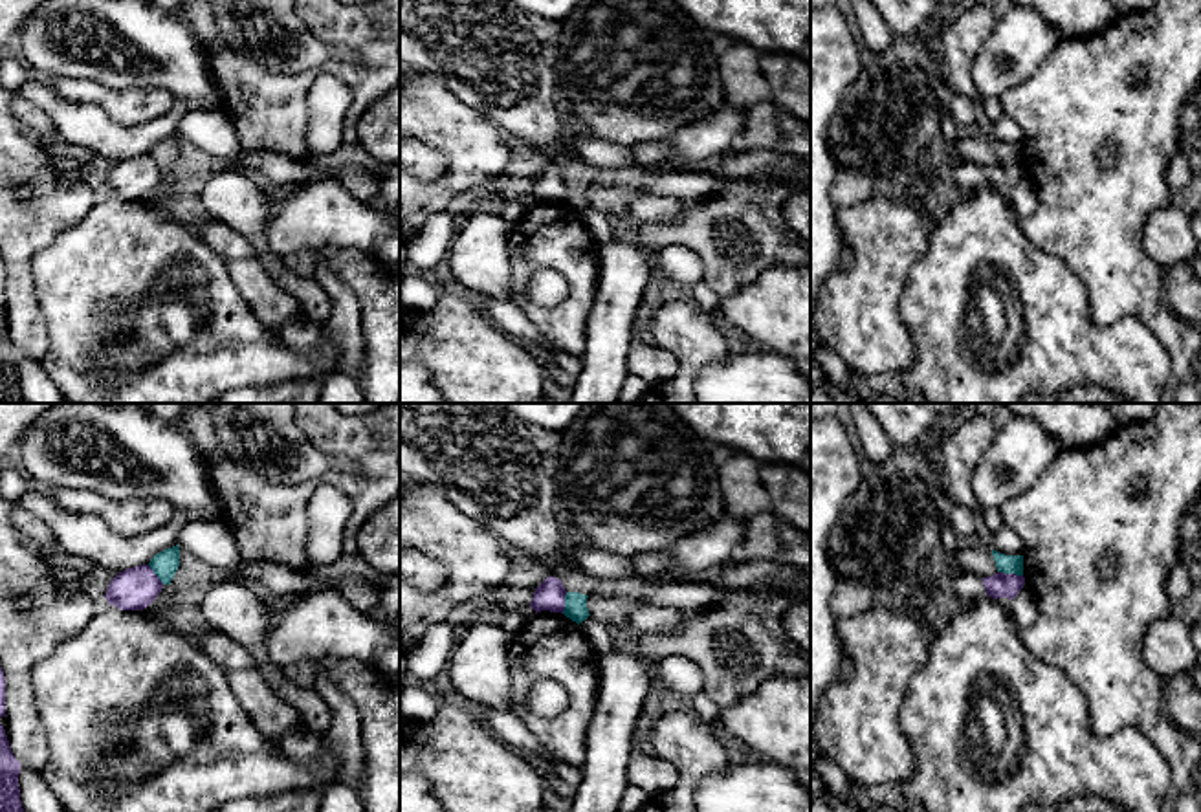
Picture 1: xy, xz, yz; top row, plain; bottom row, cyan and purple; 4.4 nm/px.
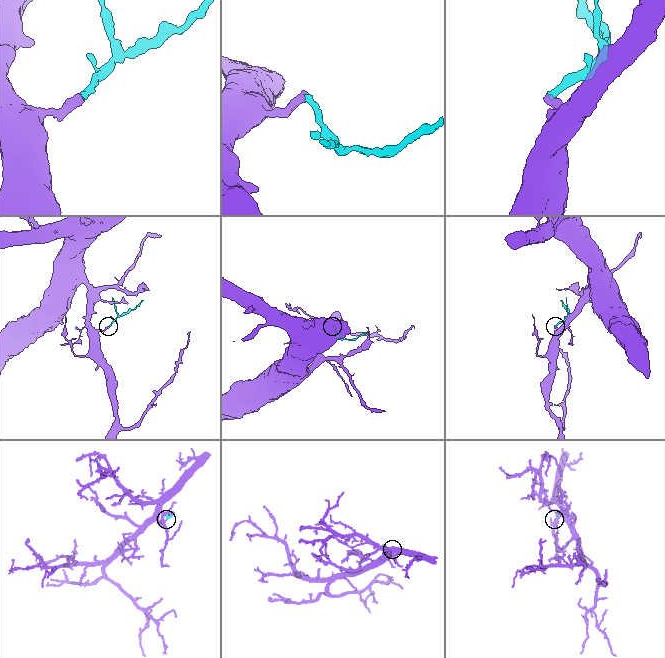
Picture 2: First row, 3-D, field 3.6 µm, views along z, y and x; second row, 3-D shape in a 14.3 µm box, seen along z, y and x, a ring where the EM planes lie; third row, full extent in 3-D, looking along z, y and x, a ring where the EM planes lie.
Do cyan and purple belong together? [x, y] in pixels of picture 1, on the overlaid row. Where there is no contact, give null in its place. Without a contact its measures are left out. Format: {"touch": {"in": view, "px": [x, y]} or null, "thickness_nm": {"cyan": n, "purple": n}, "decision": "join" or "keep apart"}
{"touch": {"in": "yz", "px": [1011, 572]}, "thickness_nm": {"cyan": 80, "purple": 110}, "decision": "keep apart"}

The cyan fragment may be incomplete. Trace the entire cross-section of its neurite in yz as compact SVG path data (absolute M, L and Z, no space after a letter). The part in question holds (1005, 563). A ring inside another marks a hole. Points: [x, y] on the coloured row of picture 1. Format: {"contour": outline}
{"contour": "M961 544L955 554L941 555L931 576L939 572L970 572L988 577L997 572L1023 576L1023 555L1005 555L996 550L983 550L979 544Z"}

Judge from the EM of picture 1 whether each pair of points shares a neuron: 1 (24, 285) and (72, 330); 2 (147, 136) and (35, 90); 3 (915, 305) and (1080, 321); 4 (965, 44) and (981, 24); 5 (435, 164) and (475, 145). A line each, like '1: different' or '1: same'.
1: different
2: same
3: same
4: same
5: different

